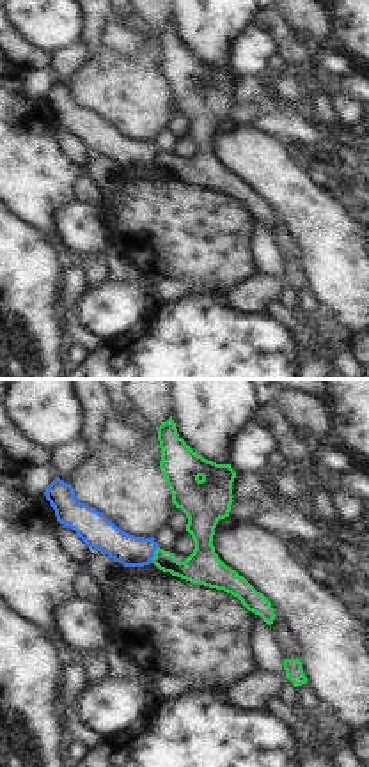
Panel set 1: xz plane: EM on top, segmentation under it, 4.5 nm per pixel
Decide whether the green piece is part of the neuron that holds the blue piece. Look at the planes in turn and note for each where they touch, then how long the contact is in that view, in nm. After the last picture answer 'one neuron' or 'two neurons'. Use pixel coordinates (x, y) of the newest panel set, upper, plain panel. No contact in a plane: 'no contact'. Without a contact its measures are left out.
meets blue at (153, 158); contact 80 nm long

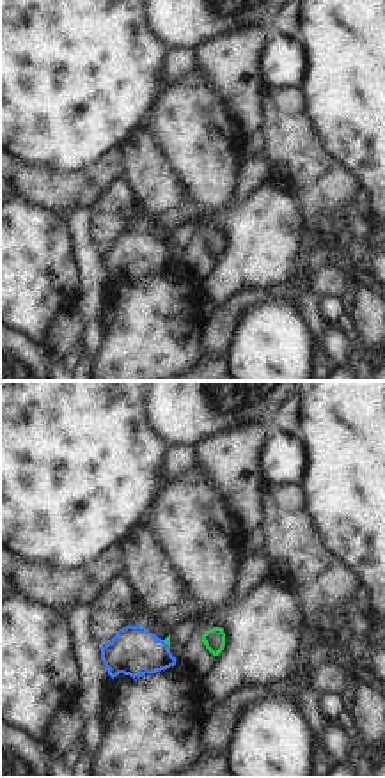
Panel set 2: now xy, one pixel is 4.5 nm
meets blue at (165, 247); contact 50 nm long

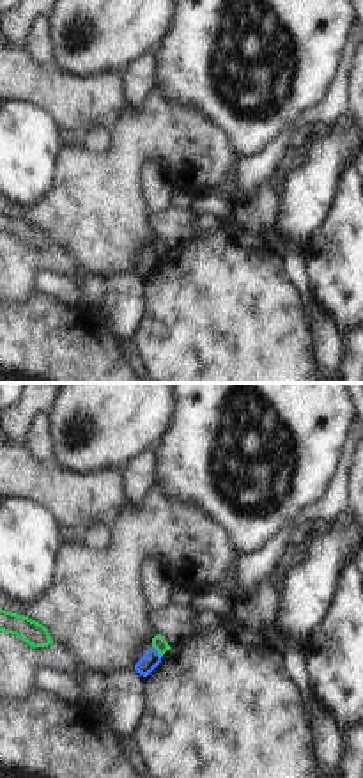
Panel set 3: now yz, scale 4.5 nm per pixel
meets blue at (156, 254); contact 70 nm long

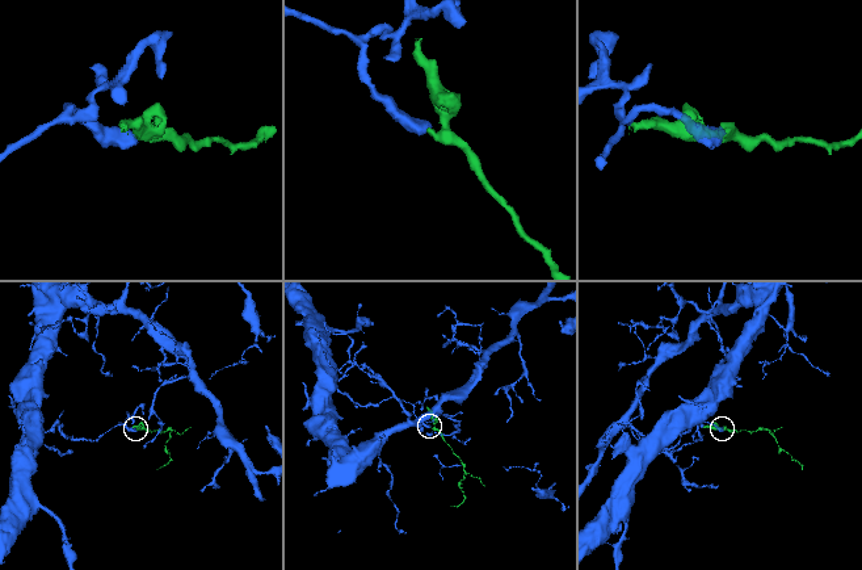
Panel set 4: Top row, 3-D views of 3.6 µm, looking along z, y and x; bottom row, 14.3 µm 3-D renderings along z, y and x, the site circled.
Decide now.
two neurons

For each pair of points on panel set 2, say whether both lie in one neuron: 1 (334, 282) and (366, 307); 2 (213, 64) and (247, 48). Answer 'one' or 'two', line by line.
1: two
2: one

